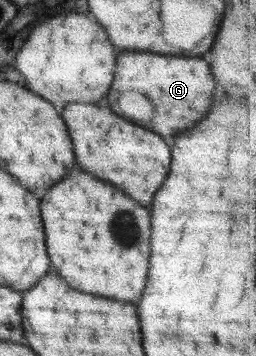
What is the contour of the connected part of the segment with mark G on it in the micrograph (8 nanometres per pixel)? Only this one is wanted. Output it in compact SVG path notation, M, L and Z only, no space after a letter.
M122 52L114 64L114 80L108 92L108 104L114 114L126 118L162 138L176 136L182 130L192 128L202 116L206 116L212 104L214 80L208 64L198 58L176 58L140 52Z

